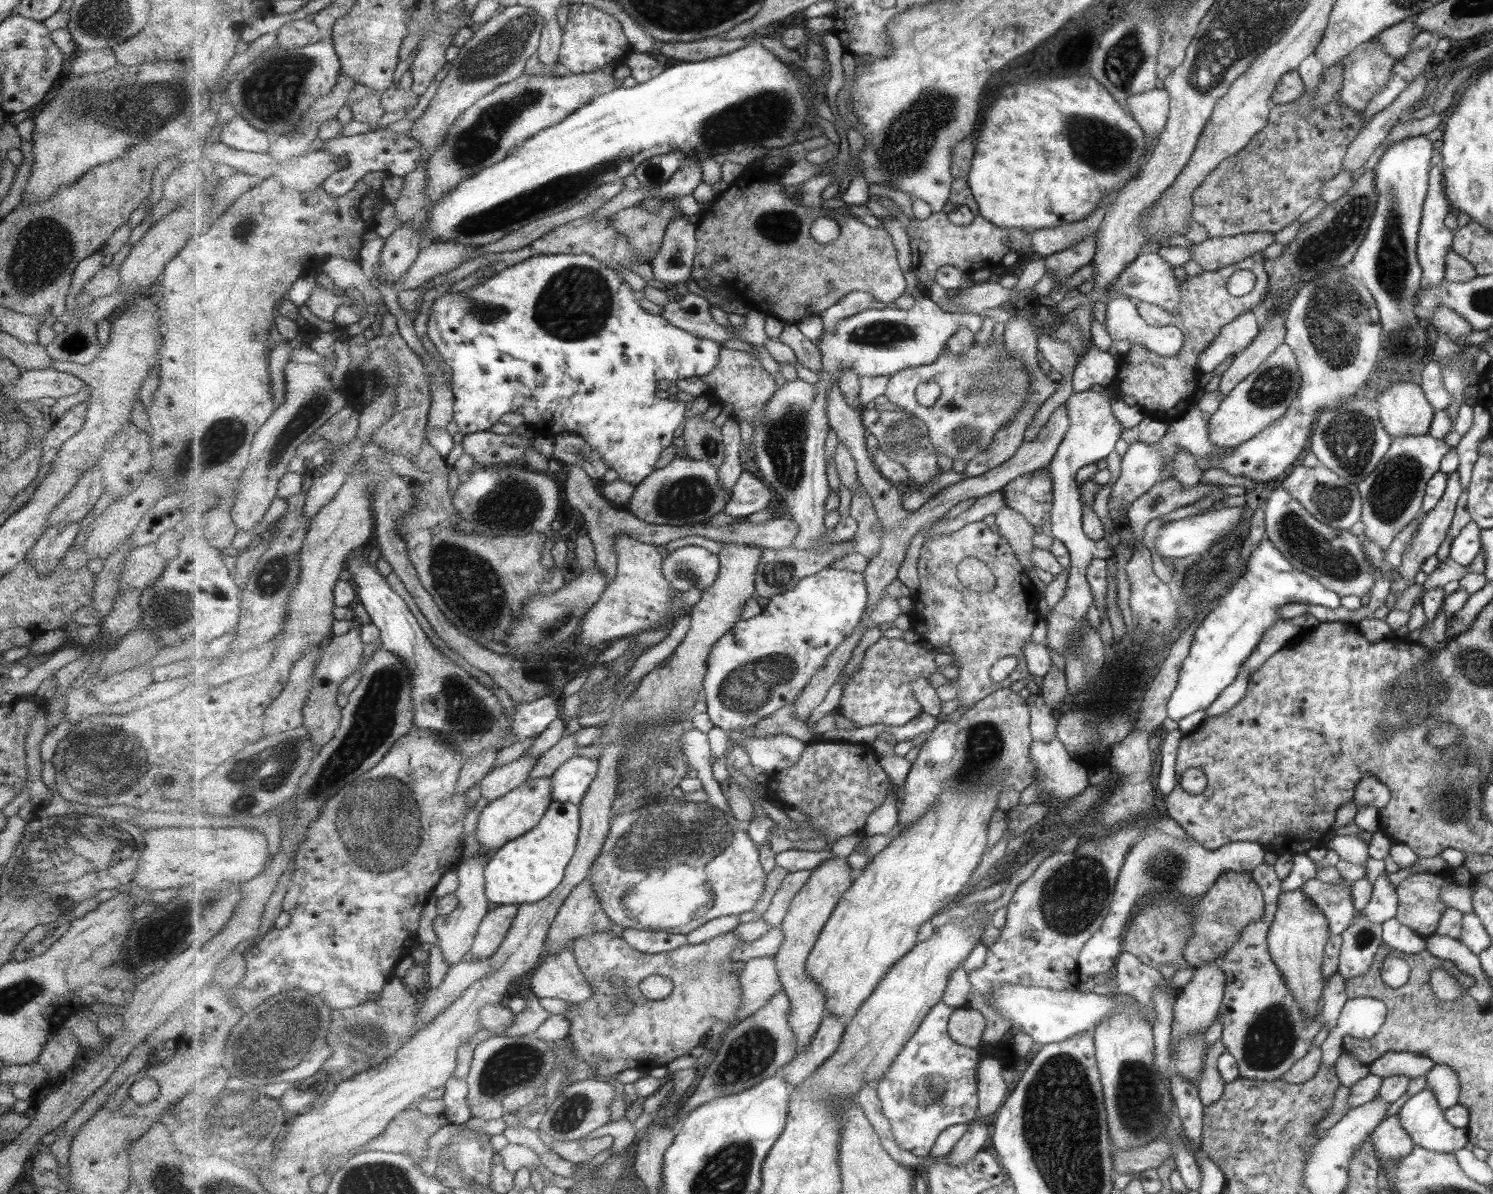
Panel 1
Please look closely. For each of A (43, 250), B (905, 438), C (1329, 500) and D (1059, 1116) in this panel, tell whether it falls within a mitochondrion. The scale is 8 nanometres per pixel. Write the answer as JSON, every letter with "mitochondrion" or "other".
{"A":"mitochondrion","B":"mitochondrion","C":"mitochondrion","D":"mitochondrion"}

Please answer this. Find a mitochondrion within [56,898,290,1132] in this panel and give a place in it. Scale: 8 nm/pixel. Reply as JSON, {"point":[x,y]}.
{"point":[166,936]}

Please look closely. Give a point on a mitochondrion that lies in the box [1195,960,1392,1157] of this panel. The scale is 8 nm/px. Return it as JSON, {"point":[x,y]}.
{"point":[1269,1041]}

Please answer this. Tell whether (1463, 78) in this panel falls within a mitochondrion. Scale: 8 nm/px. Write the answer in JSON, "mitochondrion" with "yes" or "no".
{"mitochondrion":"no"}

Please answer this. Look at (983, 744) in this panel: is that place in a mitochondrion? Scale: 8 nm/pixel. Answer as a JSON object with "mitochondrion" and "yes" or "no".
{"mitochondrion":"yes"}

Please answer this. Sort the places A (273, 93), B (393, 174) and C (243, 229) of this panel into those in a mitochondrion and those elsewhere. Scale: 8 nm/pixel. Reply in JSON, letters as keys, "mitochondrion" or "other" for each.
{"A":"mitochondrion","B":"other","C":"mitochondrion"}

